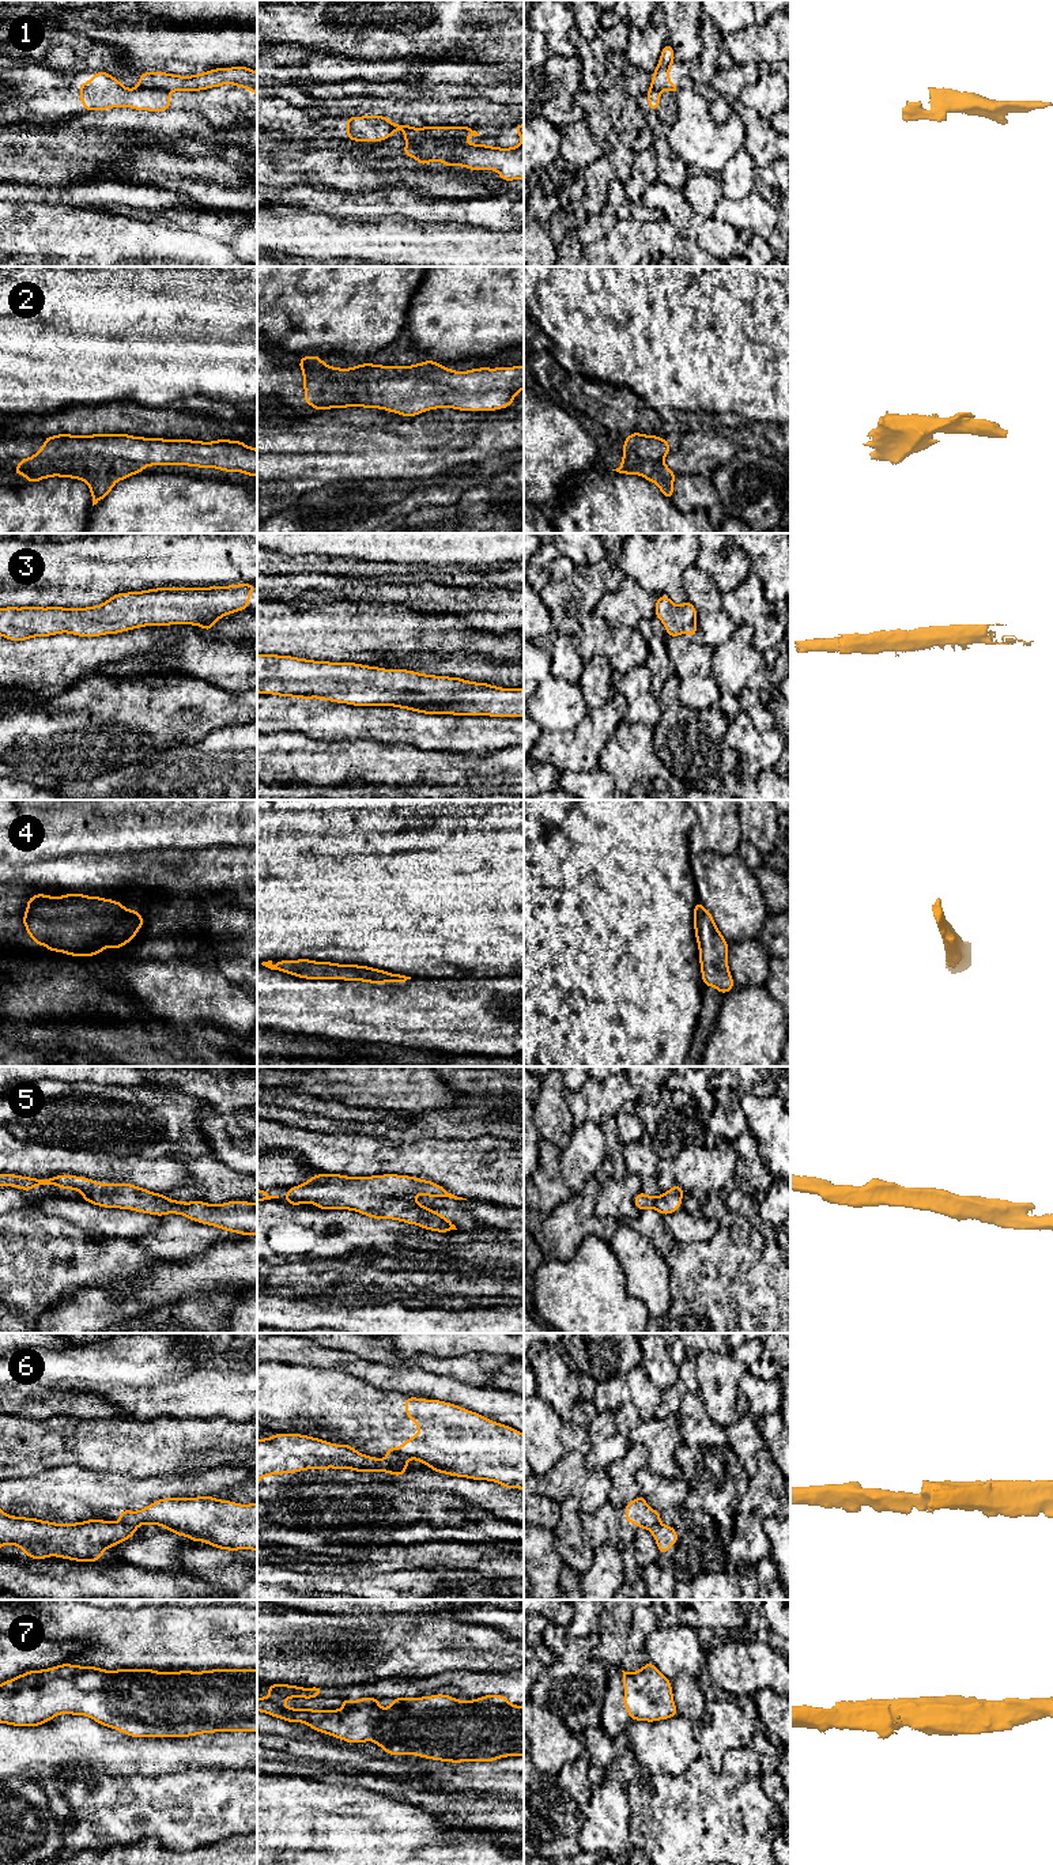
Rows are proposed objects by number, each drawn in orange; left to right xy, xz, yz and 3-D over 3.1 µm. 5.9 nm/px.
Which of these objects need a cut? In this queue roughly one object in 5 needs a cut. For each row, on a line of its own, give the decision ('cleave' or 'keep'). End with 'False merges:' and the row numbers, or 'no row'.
1: cleave
2: keep
3: keep
4: keep
5: keep
6: cleave
7: keep
False merges: 1, 6

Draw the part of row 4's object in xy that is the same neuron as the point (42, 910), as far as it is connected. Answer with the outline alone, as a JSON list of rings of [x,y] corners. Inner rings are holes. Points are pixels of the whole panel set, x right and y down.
[[[37,894],[27,901],[23,915],[23,925],[35,944],[71,956],[94,956],[101,954],[105,947],[121,948],[136,936],[143,924],[144,921],[136,910],[128,910],[122,903],[112,899],[83,894],[64,896]]]

